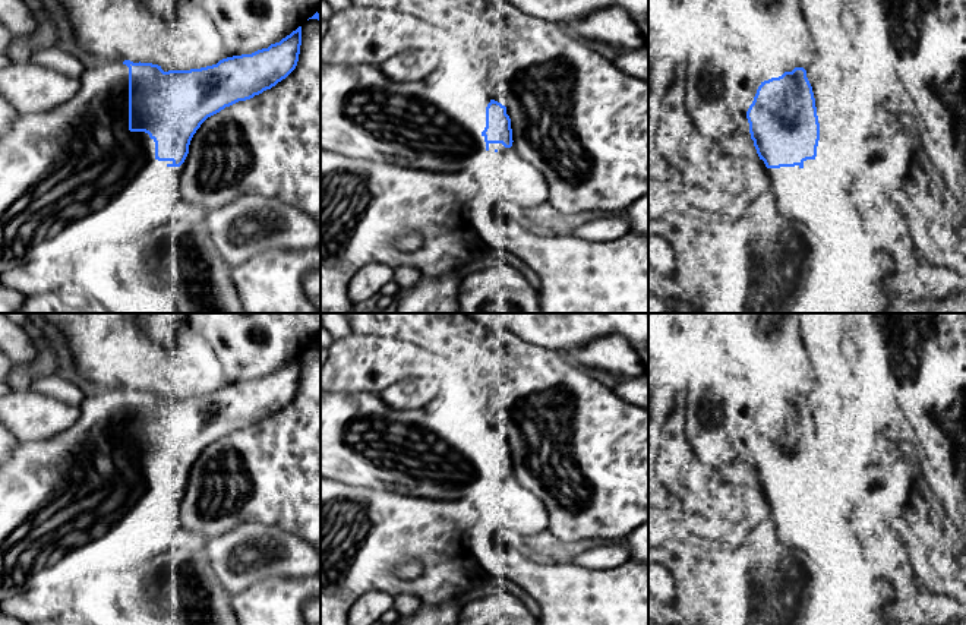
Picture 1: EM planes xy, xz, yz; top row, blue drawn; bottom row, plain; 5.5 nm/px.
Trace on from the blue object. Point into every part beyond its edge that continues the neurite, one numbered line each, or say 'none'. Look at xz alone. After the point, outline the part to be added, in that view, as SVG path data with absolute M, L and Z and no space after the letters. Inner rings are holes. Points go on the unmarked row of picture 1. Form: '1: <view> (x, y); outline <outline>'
1: xz (436, 453); outline M321 389L321 477L350 486L392 490L432 501L460 501L486 484L482 460L490 423L483 411L452 389L438 395L433 407L417 410L391 408L375 392L332 392Z

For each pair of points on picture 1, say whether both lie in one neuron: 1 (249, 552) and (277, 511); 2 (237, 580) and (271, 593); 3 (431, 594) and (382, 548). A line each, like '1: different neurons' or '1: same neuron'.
1: different neurons
2: different neurons
3: same neuron

